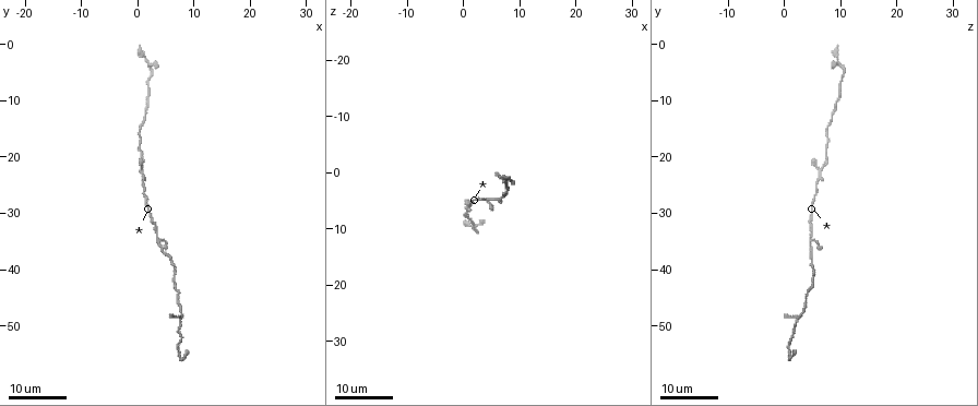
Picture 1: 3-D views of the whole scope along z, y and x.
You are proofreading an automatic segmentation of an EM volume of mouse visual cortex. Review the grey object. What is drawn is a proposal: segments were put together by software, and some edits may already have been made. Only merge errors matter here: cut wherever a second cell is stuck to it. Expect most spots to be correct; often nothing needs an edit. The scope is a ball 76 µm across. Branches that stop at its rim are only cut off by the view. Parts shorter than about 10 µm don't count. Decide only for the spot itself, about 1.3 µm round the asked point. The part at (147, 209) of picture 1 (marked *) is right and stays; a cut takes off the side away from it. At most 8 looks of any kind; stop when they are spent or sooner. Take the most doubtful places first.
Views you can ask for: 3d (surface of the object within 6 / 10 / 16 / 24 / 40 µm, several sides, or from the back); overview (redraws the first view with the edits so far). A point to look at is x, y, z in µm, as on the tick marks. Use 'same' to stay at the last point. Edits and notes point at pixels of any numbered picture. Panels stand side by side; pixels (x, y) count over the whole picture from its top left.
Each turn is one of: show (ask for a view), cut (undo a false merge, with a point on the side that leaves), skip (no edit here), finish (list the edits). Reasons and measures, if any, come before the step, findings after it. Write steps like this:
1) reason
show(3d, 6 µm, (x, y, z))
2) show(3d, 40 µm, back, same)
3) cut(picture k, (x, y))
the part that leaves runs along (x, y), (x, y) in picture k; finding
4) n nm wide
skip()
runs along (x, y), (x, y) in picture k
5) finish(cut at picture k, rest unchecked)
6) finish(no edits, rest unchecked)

three-way junction
show(3d, 16 µm, (1.0, 24.5, 6.0))

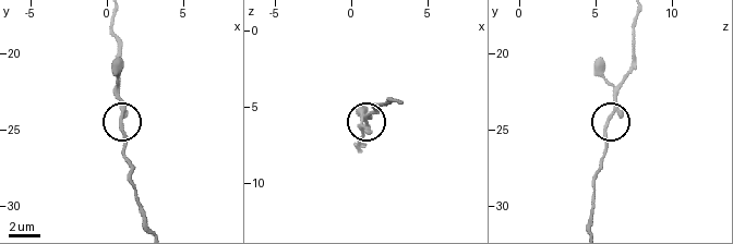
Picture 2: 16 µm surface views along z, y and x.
zoom in
show(3d, 6 µm, (0.8, 24.6, 6.0))

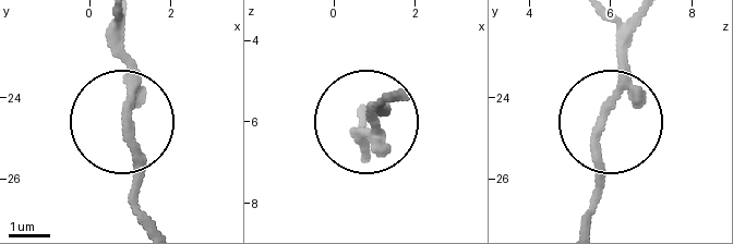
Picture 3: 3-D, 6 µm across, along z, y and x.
skip()
runs along (146, 219), (125, 116), (125, 22) in picture 3; all the same cell

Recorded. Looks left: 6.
calibre changes
show(3d, 24 µm, (2.5, 31.0, 5.0))

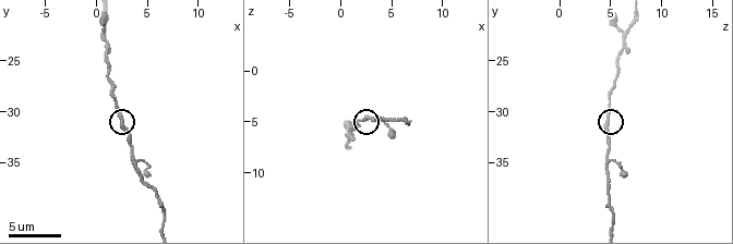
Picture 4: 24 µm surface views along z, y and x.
show(3d, 10 µm, (2.4, 30.8, 4.6))

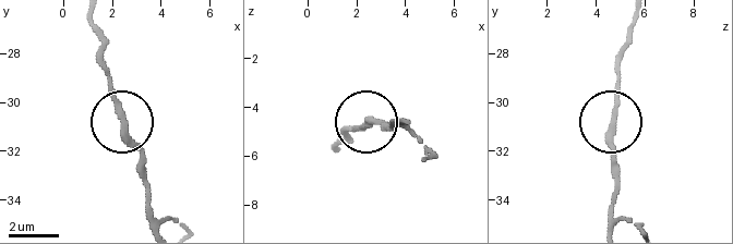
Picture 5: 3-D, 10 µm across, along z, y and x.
skip()
runs along (110, 87), (124, 135), (140, 154), (141, 177) in picture 5; one cell here

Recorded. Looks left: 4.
show(3d, 10 µm, (4.0, 35.6, 4.6))

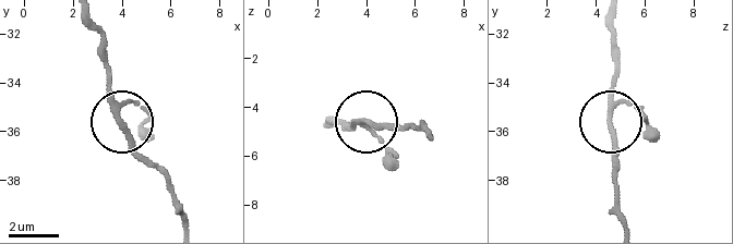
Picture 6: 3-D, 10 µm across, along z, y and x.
180 nm wide
skip()
runs along (615, 19), (615, 172) in picture 6; continuous, no second cell

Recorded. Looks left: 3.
thick turns thin
show(3d, 16 µm, (8.0, 49.0, 2.5))

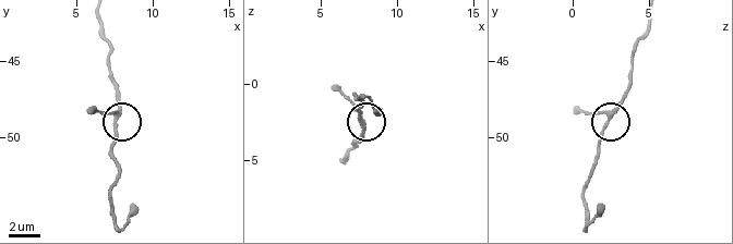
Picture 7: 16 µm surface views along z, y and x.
show(3d, 10 µm, (7.6, 49.0, 2.2))

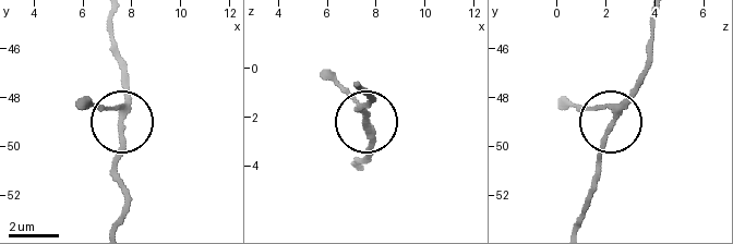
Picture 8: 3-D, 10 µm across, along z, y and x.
skip()
runs along (652, 22), (643, 85), (611, 129), (600, 177) in picture 8; all the same cell

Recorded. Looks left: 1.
finish(no edits, rest unchecked)

